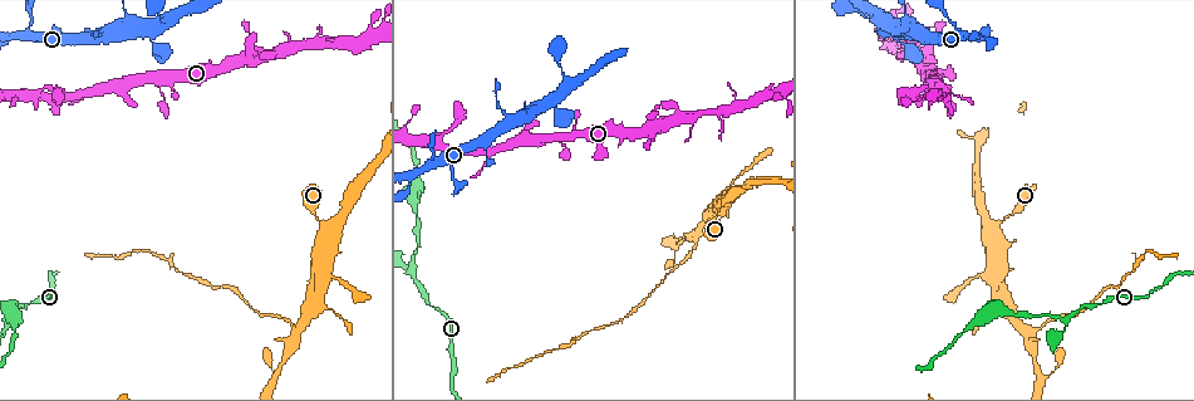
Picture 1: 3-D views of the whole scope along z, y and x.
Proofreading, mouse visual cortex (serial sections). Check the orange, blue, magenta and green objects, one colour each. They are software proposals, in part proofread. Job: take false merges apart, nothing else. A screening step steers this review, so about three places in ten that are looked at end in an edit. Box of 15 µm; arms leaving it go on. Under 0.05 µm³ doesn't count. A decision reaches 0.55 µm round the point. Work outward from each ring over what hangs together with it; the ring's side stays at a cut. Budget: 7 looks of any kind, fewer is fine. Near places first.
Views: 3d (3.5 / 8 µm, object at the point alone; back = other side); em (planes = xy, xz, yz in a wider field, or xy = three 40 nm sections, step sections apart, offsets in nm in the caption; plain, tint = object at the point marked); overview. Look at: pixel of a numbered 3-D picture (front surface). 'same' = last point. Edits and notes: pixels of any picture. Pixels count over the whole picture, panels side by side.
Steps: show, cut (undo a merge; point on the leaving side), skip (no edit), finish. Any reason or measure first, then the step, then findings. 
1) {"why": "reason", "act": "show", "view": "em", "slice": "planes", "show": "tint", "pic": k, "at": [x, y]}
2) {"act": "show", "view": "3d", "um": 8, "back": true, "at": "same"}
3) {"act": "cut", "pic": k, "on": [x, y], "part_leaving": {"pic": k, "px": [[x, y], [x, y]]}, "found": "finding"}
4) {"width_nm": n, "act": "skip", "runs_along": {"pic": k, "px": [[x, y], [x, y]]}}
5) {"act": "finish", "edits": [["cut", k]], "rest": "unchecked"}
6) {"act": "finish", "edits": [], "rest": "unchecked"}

{"why": "sudden change in width", "act": "show", "view": "3d", "um": 3.5, "pic": 1, "at": [161, 101]}

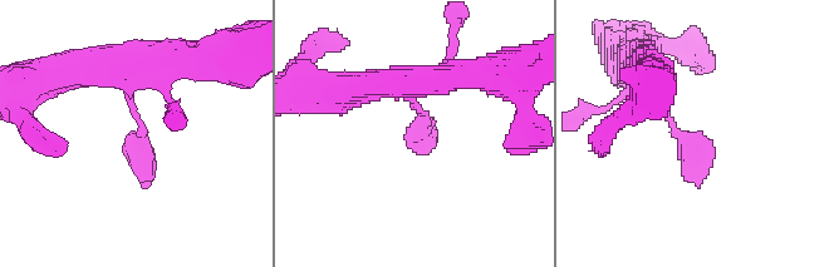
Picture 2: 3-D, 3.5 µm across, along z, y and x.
{"act": "show", "view": "em", "slice": "xy", "step": 5, "show": "tint", "pic": 2, "at": [678, 129]}

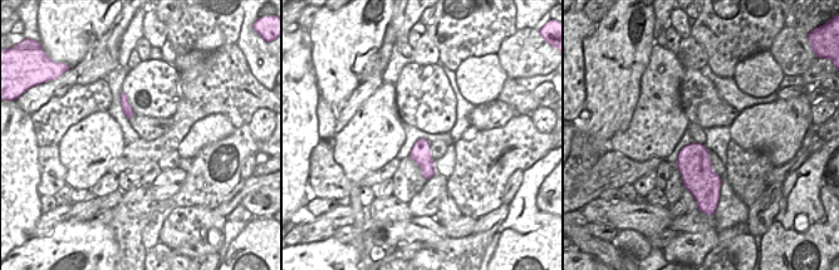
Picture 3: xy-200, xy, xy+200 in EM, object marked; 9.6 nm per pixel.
{"act": "skip", "runs_along": {"pic": 2, "px": [[641, 65], [692, 151], [698, 188]]}, "found": "continuous, no second cell"}

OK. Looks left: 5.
{"why": "thick turns thin", "act": "show", "view": "3d", "um": 3.5, "pic": 1, "at": [290, 320]}

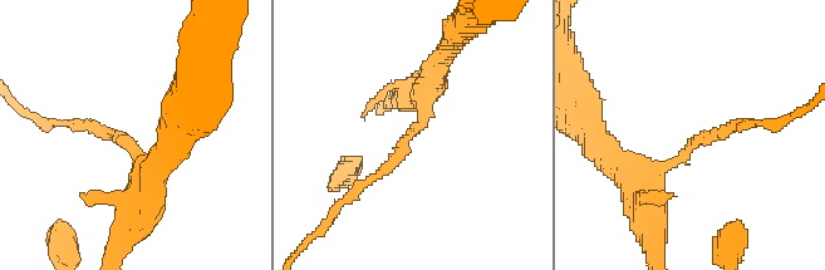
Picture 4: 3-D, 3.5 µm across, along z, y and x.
{"act": "show", "view": "em", "slice": "xy", "step": 1, "show": "tint", "pic": 4, "at": [410, 136]}

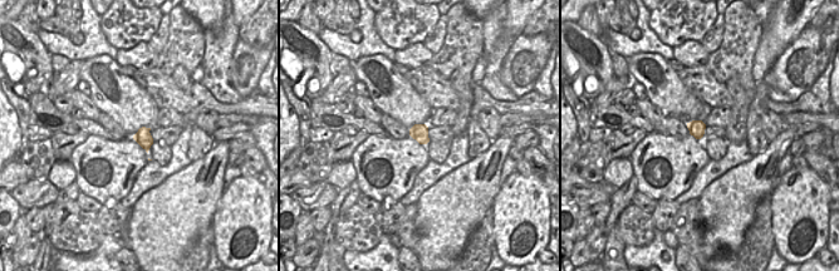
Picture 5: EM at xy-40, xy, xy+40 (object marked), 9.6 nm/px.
{"act": "cut", "pic": 4, "on": [107, 133], "part_leaving": {"pic": 4, "px": [[137, 153], [114, 133], [53, 122]]}, "found": "a second cell is stuck on"}

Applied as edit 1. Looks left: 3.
{"why": "two arms in line, one across", "act": "show", "view": "3d", "um": 3.5, "pic": 1, "at": [410, 175]}

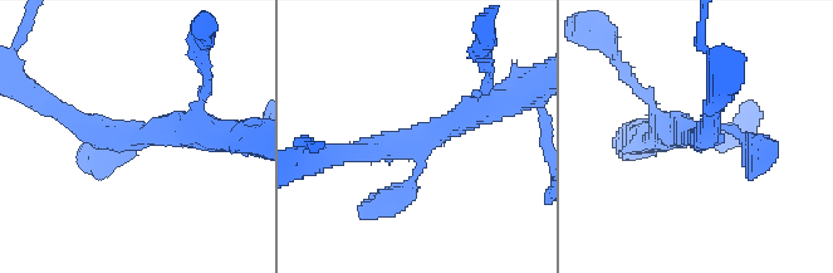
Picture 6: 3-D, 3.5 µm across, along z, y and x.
{"arms": 3, "arm_widths_nm": [300, 300, 400], "act": "show", "view": "em", "slice": "xy", "step": 5, "show": "tint", "pic": 6, "at": [423, 141]}

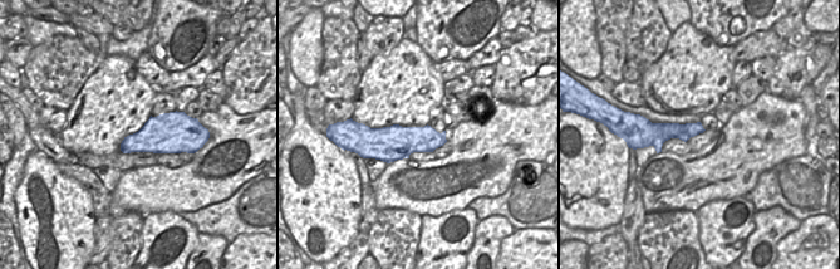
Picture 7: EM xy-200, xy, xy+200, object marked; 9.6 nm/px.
{"width_nm": 340, "act": "skip", "runs_along": {"pic": 6, "px": [[495, 103], [417, 145], [417, 174], [387, 200]]}, "found": "all the same cell"}

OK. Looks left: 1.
{"act": "finish", "edits": [["cut", 4]], "rest": "unchecked"}

